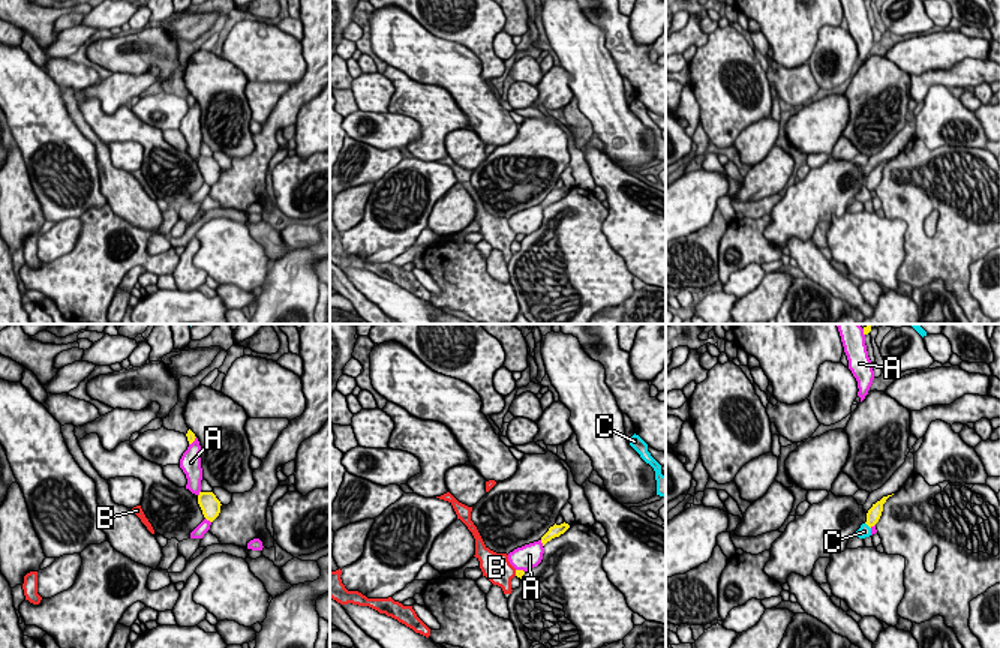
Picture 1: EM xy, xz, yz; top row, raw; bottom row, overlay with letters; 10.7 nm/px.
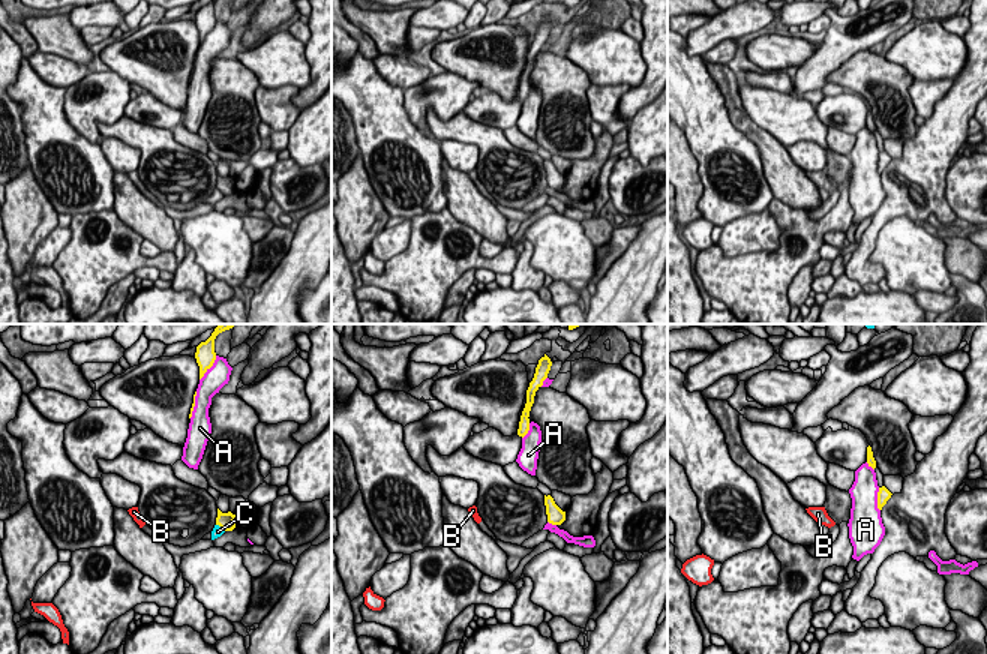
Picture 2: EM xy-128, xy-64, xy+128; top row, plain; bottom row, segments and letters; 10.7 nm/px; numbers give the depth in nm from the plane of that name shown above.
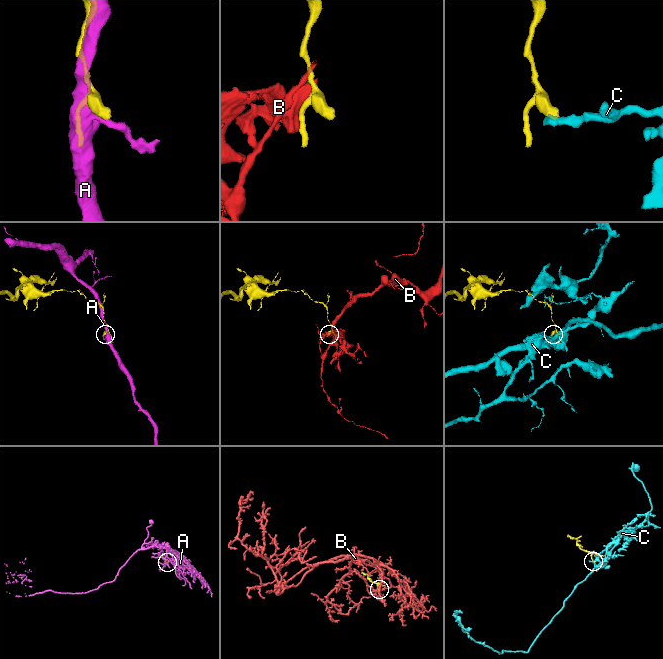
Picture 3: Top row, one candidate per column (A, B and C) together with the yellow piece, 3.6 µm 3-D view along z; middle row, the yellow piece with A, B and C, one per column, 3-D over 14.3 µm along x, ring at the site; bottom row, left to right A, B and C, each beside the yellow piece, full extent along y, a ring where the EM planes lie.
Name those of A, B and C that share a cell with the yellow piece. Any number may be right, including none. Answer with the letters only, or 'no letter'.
no letter

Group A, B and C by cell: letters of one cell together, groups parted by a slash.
A / B / C

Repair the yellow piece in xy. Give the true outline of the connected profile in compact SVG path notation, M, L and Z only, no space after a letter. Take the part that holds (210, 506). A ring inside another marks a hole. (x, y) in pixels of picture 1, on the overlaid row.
M199 492L198 504L202 510L202 514L207 520L213 522L220 513L220 501L213 492Z

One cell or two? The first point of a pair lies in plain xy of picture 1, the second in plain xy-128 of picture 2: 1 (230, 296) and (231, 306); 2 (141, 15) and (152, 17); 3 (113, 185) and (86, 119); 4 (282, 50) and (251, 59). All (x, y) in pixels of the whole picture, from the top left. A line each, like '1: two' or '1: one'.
1: two
2: two
3: two
4: one

